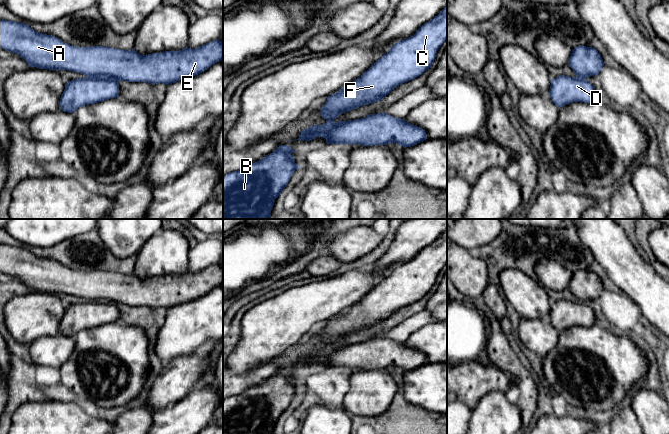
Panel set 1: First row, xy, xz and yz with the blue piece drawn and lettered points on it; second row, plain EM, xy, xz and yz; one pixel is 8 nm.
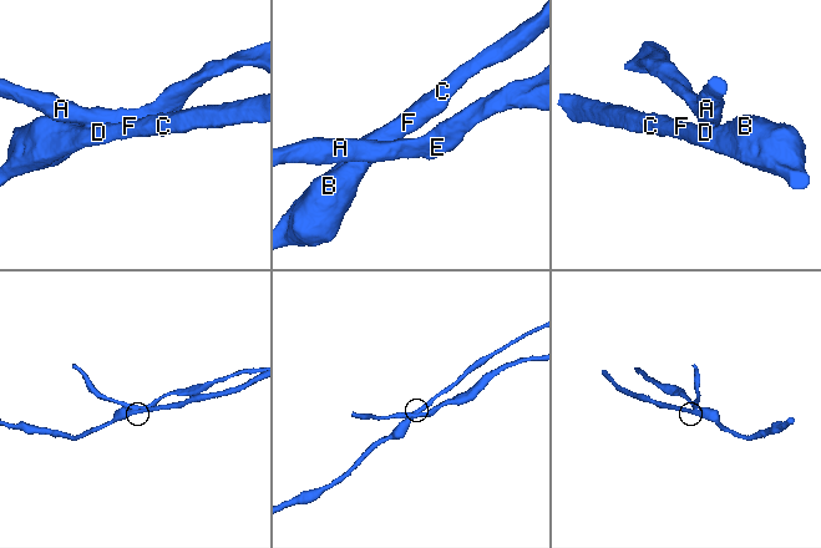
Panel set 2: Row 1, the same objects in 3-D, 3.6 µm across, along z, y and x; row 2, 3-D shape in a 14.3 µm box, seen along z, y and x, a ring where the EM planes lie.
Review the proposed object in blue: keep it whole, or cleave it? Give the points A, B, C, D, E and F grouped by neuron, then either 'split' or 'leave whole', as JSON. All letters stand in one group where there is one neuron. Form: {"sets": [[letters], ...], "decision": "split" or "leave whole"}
{"sets": [["A", "E"], ["B", "C", "D", "F"]], "decision": "split"}

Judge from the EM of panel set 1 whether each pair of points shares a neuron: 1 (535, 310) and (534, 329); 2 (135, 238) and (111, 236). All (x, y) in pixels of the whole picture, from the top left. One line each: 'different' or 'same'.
1: different
2: same

